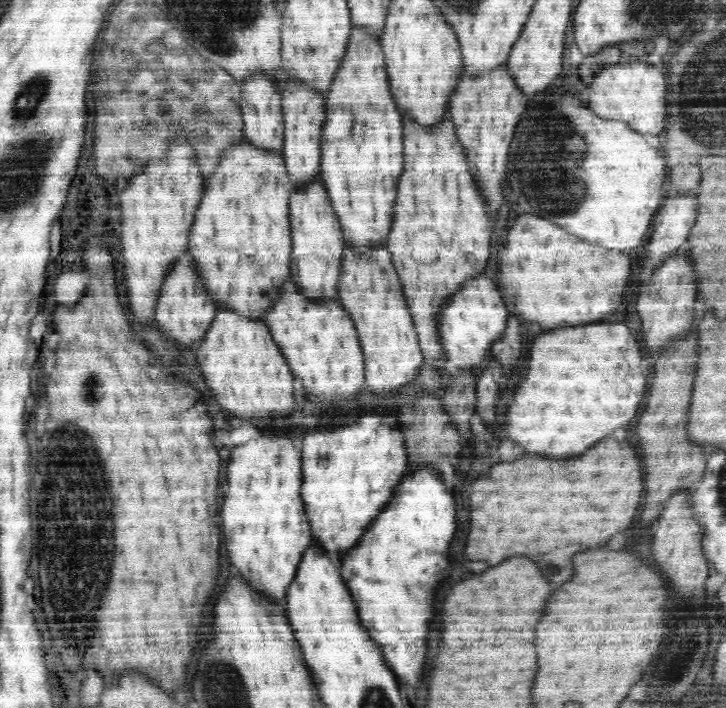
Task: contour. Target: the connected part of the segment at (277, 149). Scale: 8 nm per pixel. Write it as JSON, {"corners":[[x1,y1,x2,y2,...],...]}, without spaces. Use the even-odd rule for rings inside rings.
{"corners":[[256,77,244,81,241,85,241,113,243,116,243,132,250,144,266,152,278,153,282,156,285,139,281,92,271,78]]}

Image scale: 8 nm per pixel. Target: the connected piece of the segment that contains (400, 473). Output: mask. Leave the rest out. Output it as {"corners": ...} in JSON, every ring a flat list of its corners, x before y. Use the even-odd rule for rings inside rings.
{"corners":[[366,412,362,416,352,416,344,420,340,426,332,428,332,431,306,433,302,438,302,446,304,448,300,452,303,482,300,493,312,536,318,542,316,545,319,548,322,546,326,552,334,554,332,558,340,558,338,554,352,548,368,528,370,520,382,512,382,508,394,496,394,488,400,483,400,478,404,478,408,471,406,442,402,429,386,426,384,416,378,412]]}

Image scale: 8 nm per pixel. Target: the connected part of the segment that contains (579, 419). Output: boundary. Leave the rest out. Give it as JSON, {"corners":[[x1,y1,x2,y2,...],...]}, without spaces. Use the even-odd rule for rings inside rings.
{"corners":[[586,324,554,330,538,336,532,344,526,376,508,402,504,432,530,454,542,454,546,458,582,454,612,430,628,424,638,414,644,394,646,376,642,368,642,348,624,324]]}

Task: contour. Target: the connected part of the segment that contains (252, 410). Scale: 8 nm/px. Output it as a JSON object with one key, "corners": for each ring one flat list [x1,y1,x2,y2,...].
{"corners":[[218,308,208,332,202,337,202,342,199,342,196,357,204,360,200,370,210,386,210,390,214,392,214,398,220,402,220,406,226,412,232,412,239,419,244,418,244,420,250,420,250,418,266,420,270,416,282,418,292,412,295,384,292,378,294,375,290,372,290,367,282,356,282,351,278,349,278,345,274,344,272,334,266,330,264,320,258,320,258,317,242,318,242,316,232,313,230,309]]}

